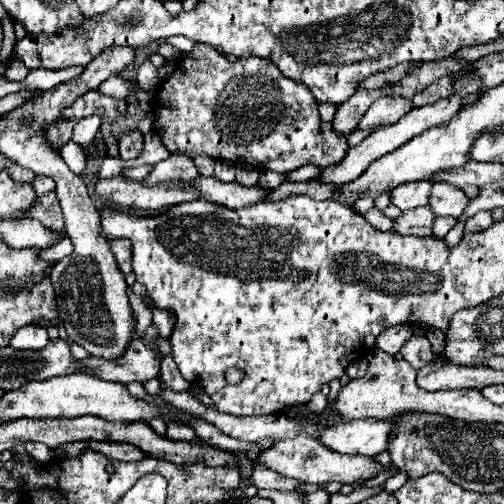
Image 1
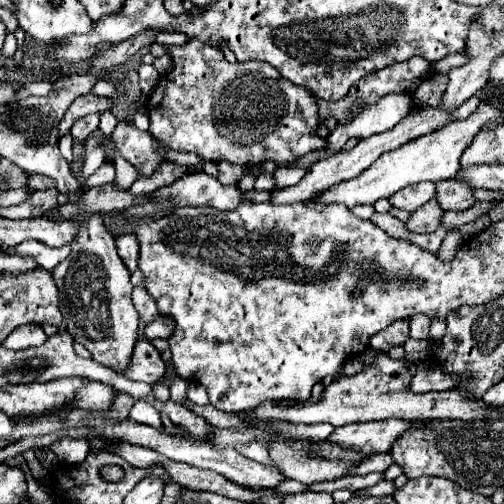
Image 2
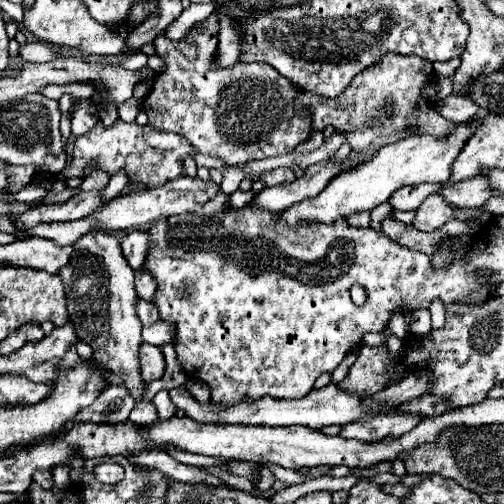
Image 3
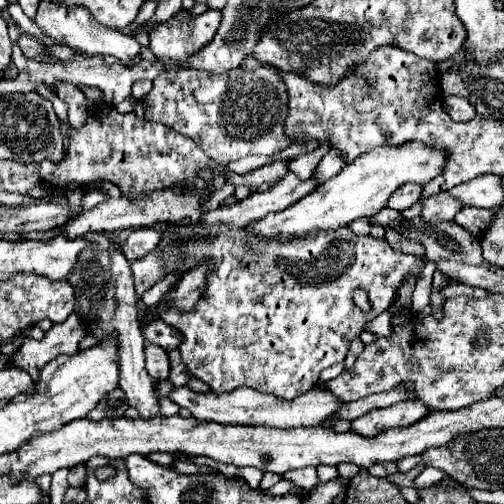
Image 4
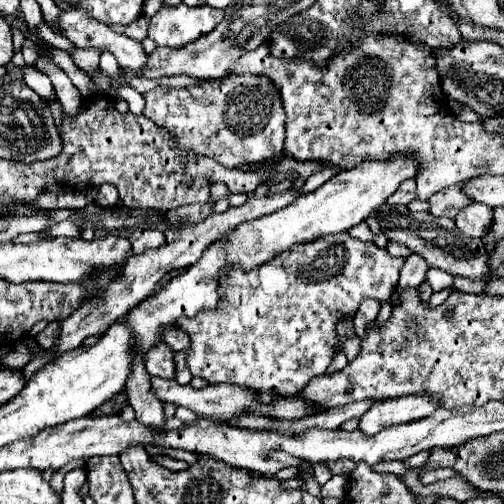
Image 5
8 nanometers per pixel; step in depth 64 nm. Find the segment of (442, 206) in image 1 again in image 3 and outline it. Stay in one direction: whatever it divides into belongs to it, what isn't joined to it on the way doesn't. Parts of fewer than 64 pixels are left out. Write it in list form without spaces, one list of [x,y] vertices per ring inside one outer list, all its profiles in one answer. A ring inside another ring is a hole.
[[[480,176],[472,180],[462,180],[460,184],[442,186],[440,194],[452,208],[478,208],[492,196],[488,182]]]

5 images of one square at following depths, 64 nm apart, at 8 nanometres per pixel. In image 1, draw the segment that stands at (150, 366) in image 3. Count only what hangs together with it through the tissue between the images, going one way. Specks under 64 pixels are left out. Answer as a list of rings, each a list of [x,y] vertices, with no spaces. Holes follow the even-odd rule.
[[[132,338],[128,344],[128,352],[120,356],[120,360],[96,360],[96,356],[88,356],[86,360],[76,360],[88,368],[88,376],[96,376],[108,382],[146,382],[156,378],[160,372],[160,362],[156,354],[142,344],[140,338]]]

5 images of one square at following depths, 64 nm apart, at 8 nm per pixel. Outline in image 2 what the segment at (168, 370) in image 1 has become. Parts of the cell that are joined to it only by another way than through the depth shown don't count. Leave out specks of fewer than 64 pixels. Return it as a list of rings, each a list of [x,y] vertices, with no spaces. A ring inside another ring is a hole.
[[[172,374],[170,398],[172,398],[174,402],[182,402],[182,400],[186,398],[186,382],[184,382],[180,376],[176,376],[176,374]]]

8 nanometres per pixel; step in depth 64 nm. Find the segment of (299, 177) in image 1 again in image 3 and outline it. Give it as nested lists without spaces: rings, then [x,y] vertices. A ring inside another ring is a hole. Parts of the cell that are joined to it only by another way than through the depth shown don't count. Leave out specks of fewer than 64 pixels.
[[[276,168],[276,170],[260,176],[260,180],[264,180],[266,186],[274,186],[274,184],[284,184],[284,182],[296,180],[296,174],[290,168]]]

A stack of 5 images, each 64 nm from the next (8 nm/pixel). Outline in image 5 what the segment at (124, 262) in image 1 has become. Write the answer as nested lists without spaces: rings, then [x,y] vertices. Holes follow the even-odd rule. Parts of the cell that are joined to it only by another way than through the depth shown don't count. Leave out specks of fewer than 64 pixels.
[[[136,228],[130,234],[128,242],[132,246],[130,248],[132,254],[142,254],[142,252],[146,252],[150,248],[162,246],[164,244],[164,234],[160,230],[154,230],[154,228]]]

